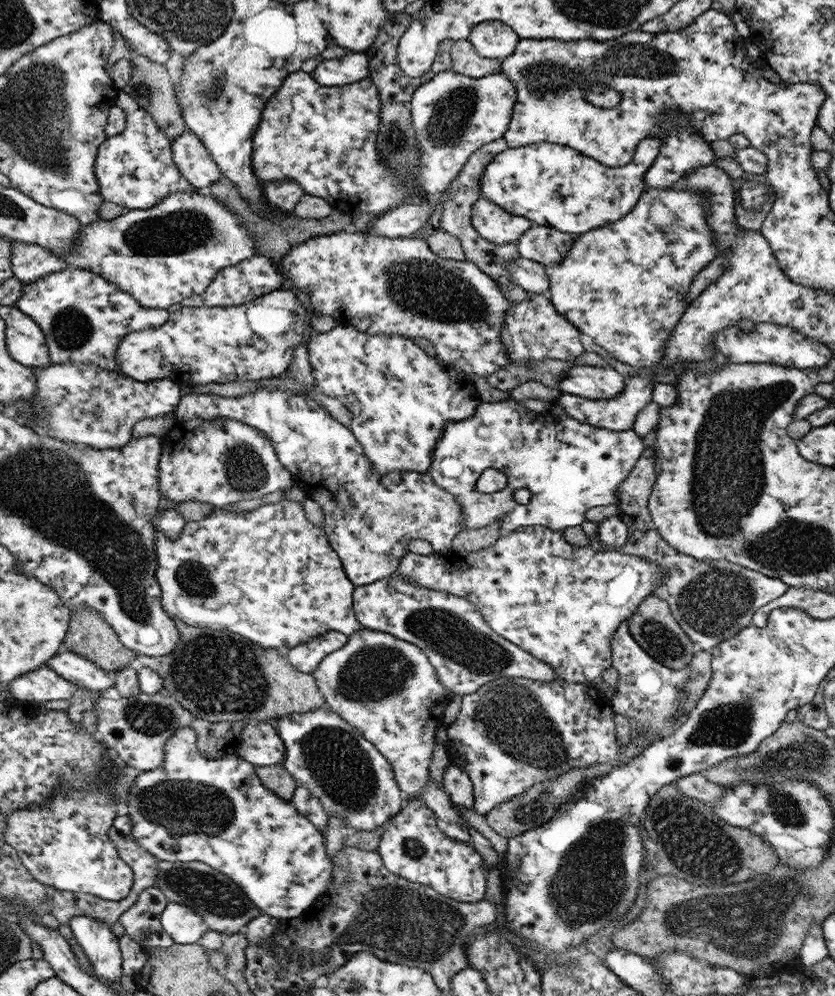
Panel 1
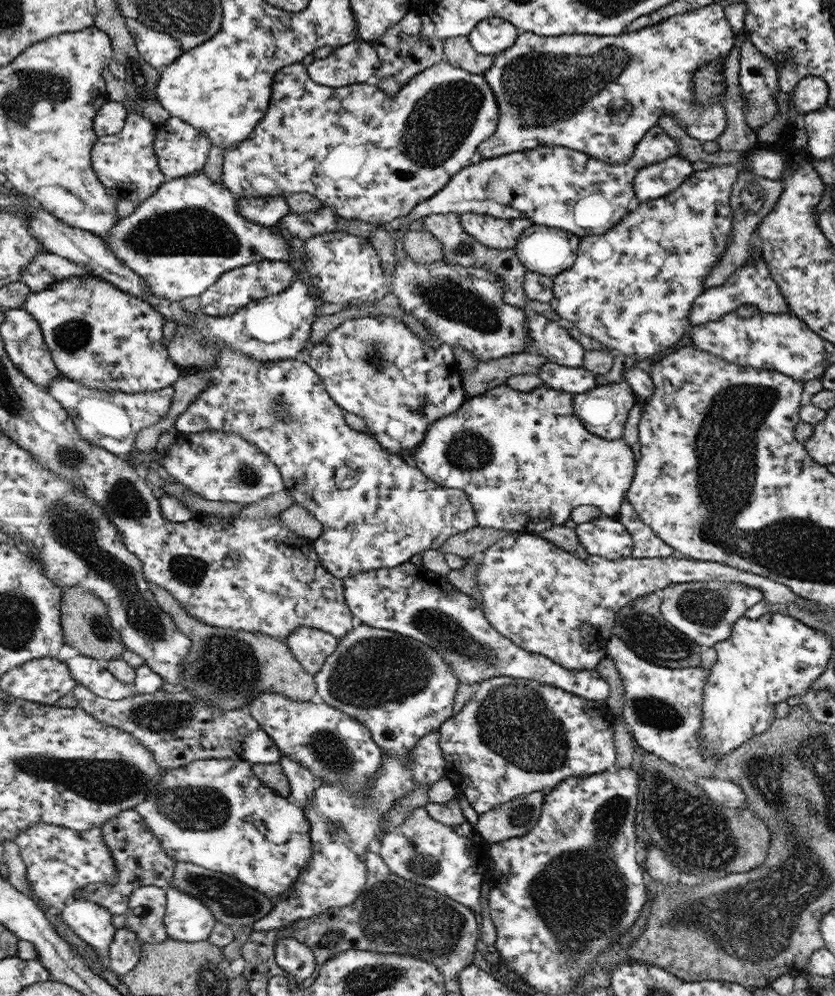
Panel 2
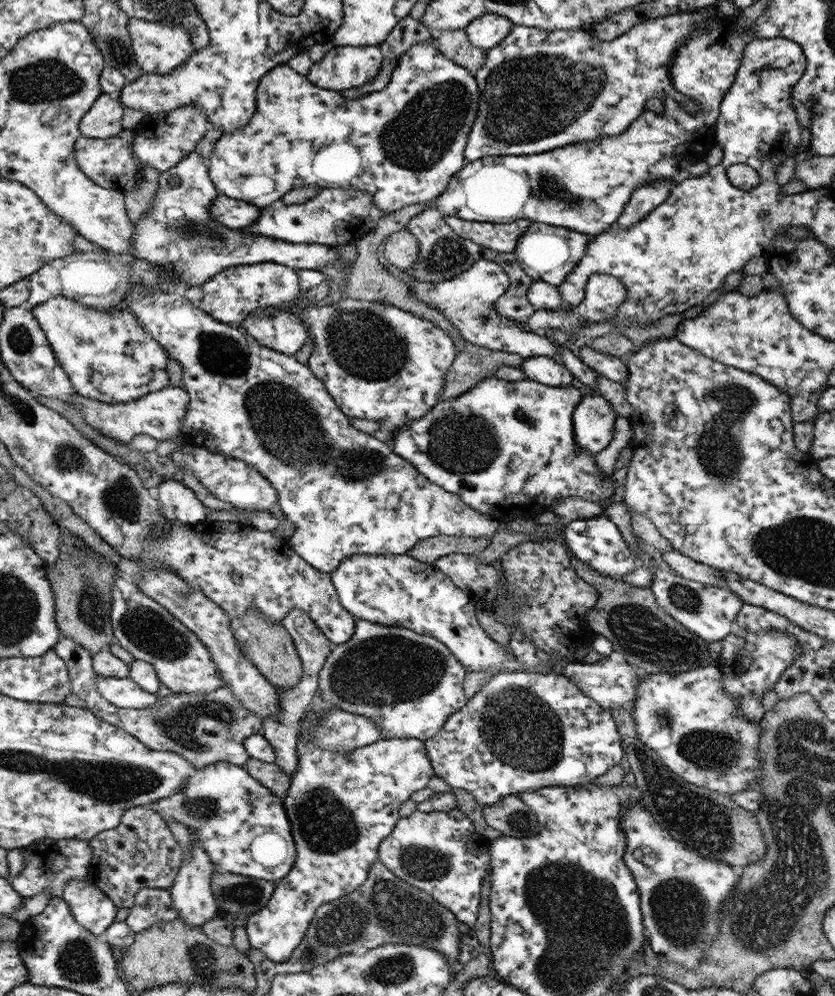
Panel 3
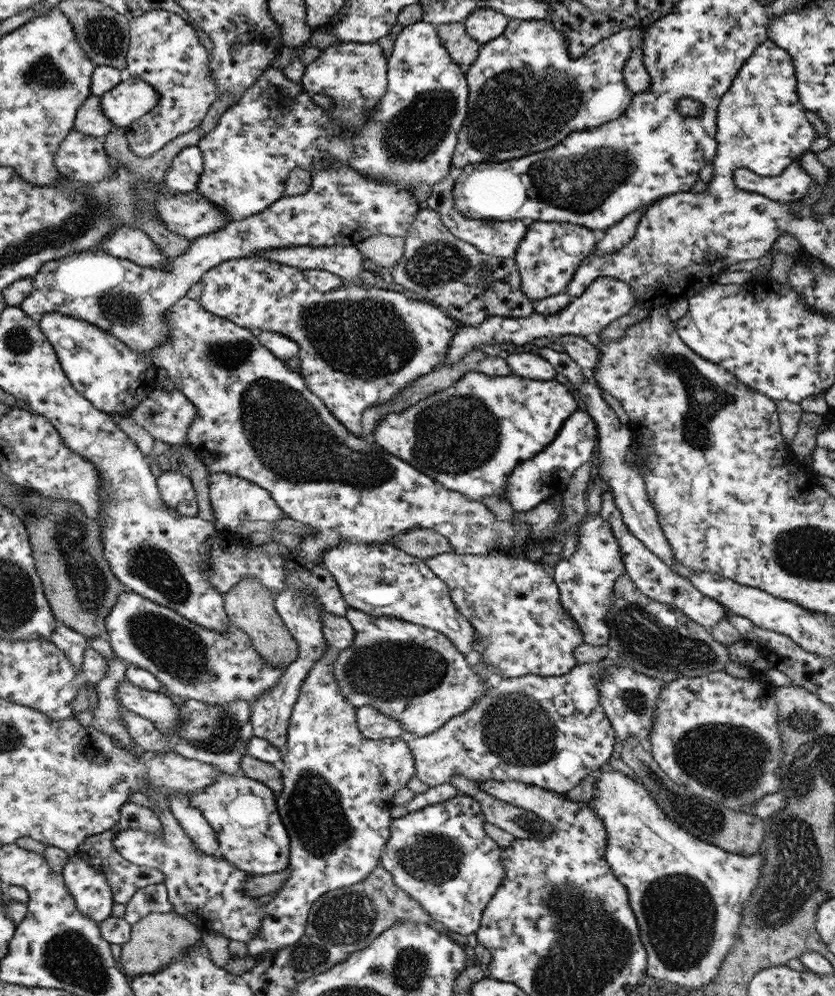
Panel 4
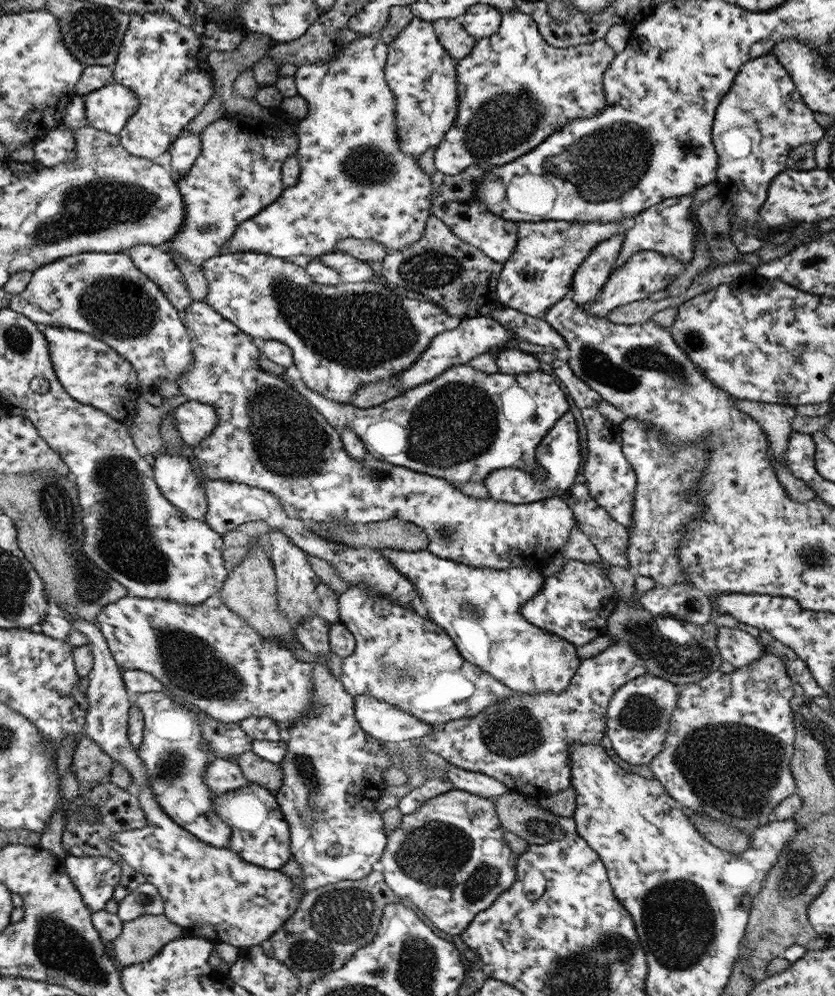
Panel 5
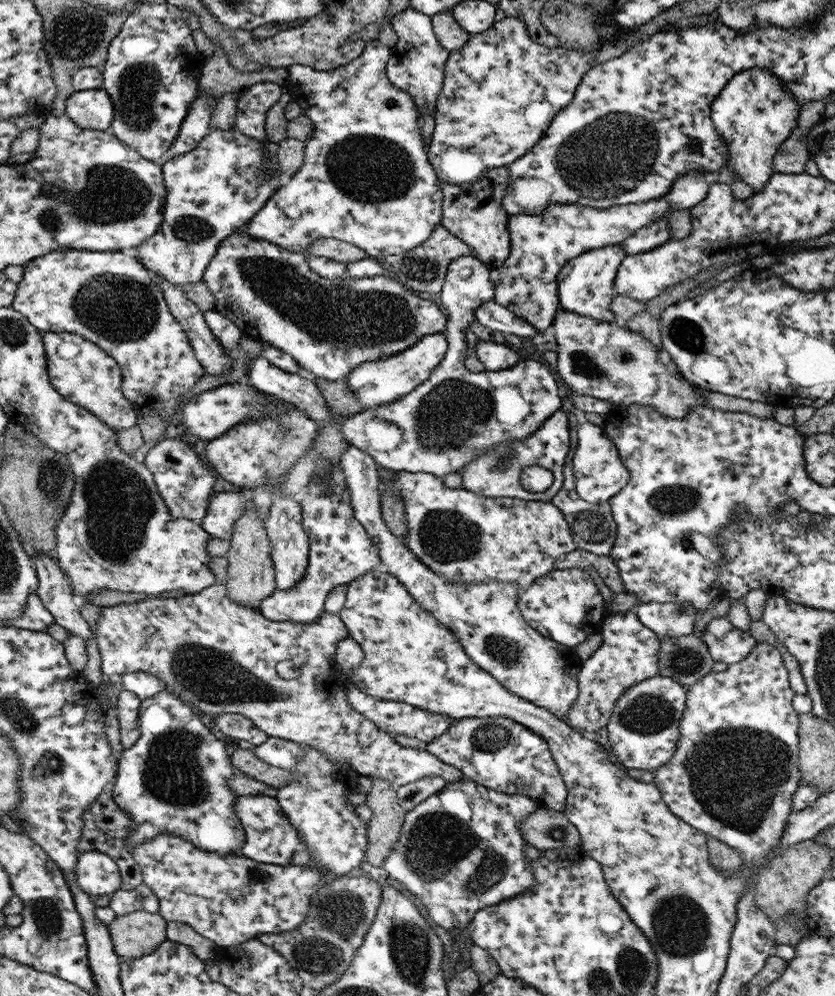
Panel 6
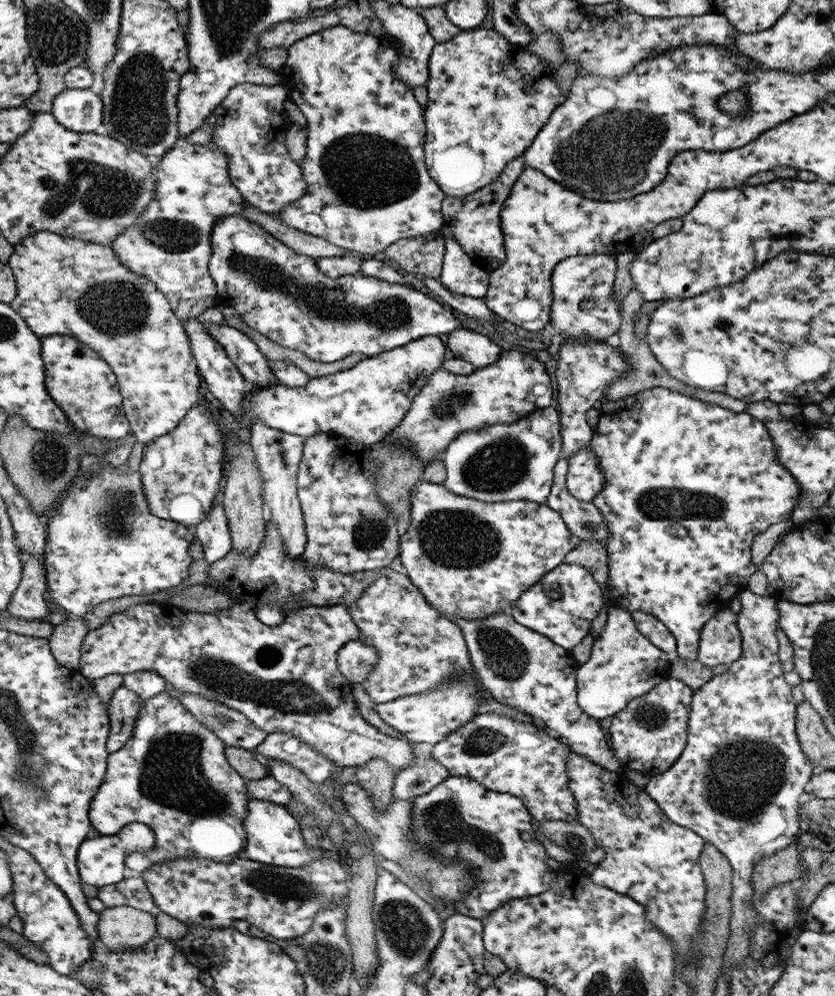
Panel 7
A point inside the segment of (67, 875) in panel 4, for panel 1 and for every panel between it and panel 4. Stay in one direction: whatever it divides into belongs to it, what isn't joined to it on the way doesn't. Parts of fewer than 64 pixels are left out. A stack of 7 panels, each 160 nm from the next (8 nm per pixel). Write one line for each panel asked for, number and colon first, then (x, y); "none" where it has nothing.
1: (99, 943)
2: (92, 922)
3: (92, 908)

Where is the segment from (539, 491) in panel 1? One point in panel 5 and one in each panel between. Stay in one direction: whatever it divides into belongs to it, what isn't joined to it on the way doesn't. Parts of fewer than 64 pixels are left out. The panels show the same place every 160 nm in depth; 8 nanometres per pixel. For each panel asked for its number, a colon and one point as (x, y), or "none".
2: (526, 460)
3: (509, 449)
4: (470, 436)
5: (464, 424)

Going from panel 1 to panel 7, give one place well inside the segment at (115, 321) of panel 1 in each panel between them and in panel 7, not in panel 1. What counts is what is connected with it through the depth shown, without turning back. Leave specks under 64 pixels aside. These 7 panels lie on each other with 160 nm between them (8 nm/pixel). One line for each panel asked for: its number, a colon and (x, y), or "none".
2: (99, 335)
3: (109, 357)
4: (115, 378)
5: (90, 370)
6: (83, 373)
7: (79, 380)

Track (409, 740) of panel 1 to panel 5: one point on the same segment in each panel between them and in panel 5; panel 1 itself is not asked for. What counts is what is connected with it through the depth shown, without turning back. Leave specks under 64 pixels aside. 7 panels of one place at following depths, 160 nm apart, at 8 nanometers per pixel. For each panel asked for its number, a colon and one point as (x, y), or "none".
2: (402, 689)
3: (409, 685)
4: (414, 674)
5: (402, 658)

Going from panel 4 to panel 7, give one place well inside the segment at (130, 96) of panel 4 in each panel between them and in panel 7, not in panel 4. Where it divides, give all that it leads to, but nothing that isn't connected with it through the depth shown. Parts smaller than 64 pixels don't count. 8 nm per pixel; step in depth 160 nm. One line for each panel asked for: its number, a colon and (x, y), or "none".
5: (109, 108)
6: (93, 109)
7: (82, 111)

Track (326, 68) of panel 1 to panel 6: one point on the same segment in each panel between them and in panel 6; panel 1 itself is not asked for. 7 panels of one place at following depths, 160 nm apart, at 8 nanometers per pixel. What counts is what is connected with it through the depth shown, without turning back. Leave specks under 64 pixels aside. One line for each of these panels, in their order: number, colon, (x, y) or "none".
2: (358, 62)
3: (342, 67)
4: (354, 75)
5: (356, 182)
6: (365, 179)

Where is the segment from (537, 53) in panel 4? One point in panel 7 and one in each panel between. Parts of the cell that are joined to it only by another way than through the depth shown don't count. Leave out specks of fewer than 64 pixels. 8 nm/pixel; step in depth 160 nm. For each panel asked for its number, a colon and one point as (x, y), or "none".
5: (516, 90)
6: (504, 89)
7: (489, 98)

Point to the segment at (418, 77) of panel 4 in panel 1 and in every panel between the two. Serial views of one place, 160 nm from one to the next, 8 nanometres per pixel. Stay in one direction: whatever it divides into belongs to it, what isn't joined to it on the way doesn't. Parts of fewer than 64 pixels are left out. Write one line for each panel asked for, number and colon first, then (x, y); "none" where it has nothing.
1: (323, 137)
2: (370, 157)
3: (402, 146)

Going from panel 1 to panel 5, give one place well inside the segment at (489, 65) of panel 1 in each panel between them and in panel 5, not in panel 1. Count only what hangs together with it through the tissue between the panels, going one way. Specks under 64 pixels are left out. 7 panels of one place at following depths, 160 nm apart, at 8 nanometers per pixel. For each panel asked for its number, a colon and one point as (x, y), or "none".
2: (459, 52)
3: (455, 44)
4: (462, 47)
5: (455, 38)

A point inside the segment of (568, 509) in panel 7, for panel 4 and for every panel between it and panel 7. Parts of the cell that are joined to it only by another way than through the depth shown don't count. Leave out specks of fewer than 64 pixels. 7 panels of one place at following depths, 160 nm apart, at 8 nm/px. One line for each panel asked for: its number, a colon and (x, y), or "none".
4: (655, 579)
5: (610, 538)
6: (592, 525)

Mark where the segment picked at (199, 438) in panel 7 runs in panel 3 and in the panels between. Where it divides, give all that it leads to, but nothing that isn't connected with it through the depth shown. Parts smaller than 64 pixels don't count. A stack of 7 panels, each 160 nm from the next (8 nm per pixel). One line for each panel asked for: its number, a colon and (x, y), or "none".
3: (178, 503)
4: (177, 492)
5: (180, 484)
6: (183, 480)

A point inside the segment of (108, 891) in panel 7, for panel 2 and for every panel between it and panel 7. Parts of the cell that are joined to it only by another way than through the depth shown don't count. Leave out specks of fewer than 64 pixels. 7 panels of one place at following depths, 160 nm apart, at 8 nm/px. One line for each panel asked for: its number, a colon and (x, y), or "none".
2: (145, 916)
3: (151, 905)
4: (153, 898)
5: (145, 899)
6: (122, 902)

